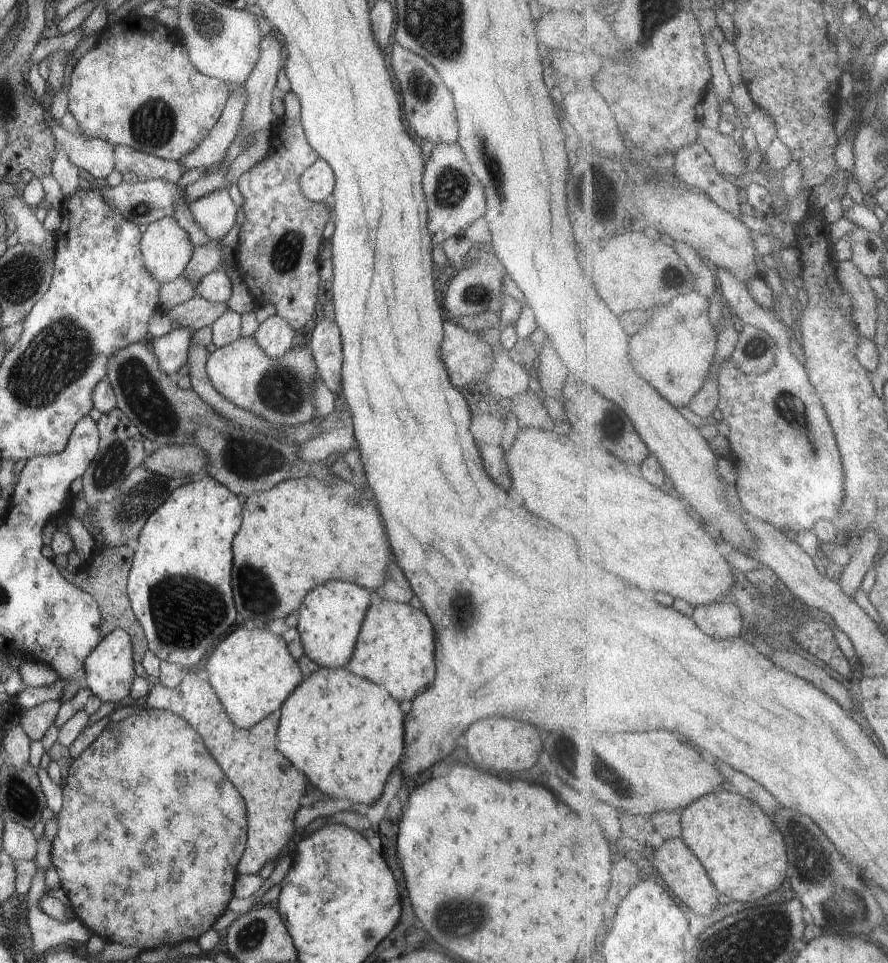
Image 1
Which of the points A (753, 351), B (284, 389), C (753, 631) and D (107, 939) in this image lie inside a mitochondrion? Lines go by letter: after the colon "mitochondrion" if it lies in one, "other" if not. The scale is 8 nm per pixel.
A: other
B: mitochondrion
C: other
D: other

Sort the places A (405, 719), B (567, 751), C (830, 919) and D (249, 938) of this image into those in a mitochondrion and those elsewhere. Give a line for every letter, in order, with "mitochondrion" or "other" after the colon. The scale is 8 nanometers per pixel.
A: other
B: mitochondrion
C: other
D: mitochondrion

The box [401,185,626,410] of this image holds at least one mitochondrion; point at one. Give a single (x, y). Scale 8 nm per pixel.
(474, 295)

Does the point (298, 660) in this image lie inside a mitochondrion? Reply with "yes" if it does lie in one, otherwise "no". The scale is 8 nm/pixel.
no

